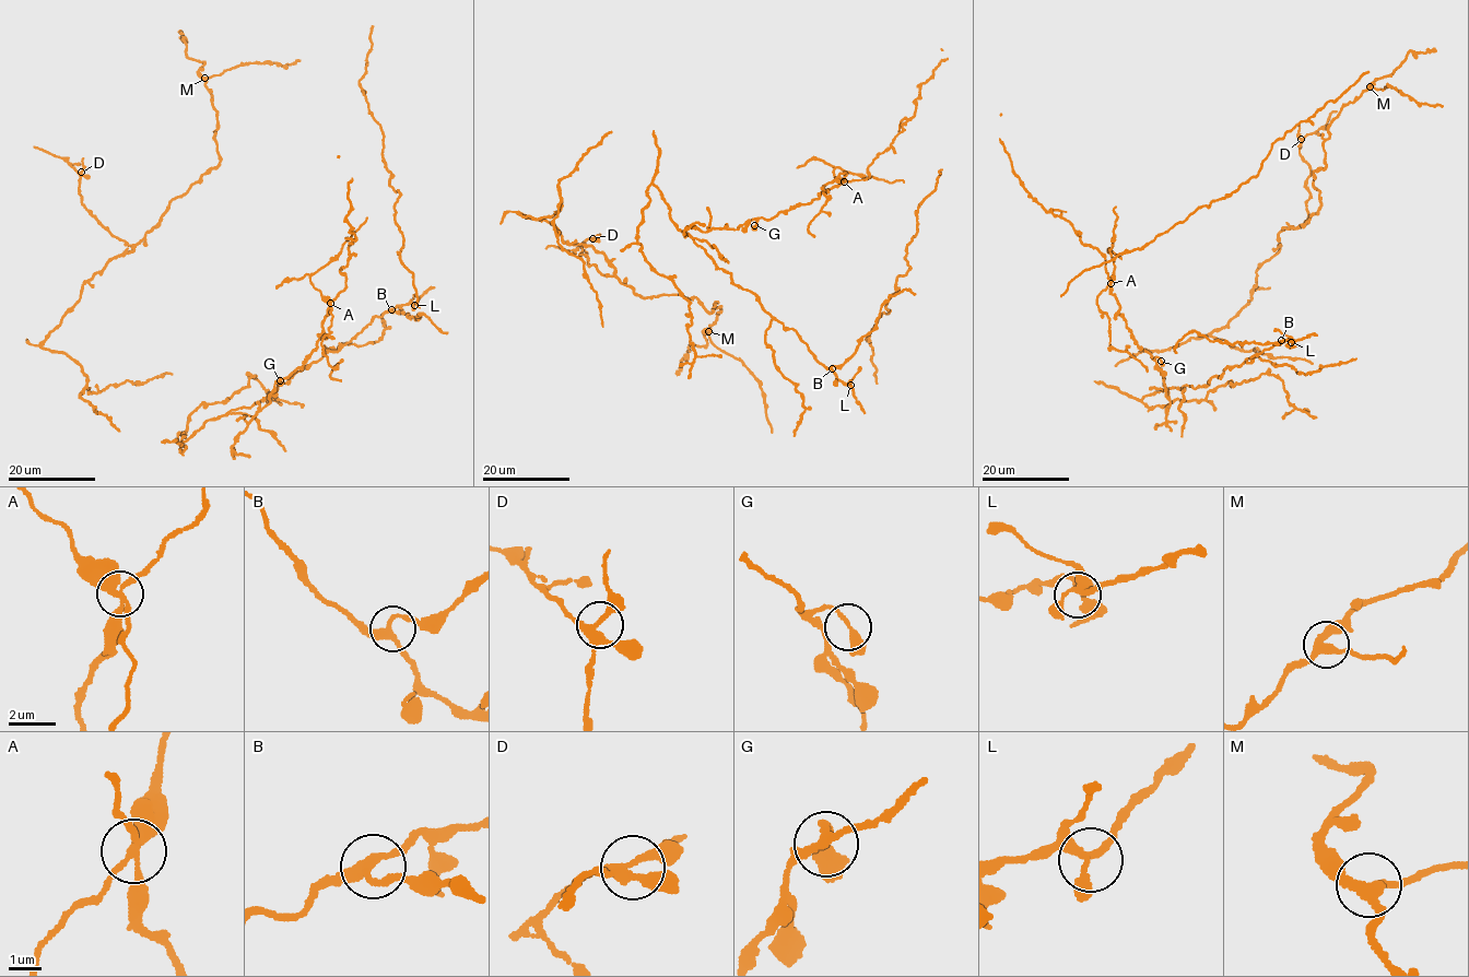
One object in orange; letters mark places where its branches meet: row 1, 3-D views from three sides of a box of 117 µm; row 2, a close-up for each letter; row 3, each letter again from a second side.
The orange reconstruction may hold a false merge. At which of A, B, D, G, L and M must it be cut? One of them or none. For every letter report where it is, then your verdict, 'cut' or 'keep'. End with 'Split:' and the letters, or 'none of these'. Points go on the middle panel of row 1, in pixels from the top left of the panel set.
A: (844, 181) | cut
B: (832, 368) | keep
D: (592, 238) | keep
G: (754, 225) | keep
L: (850, 385) | keep
M: (708, 331) | keep
Split: A

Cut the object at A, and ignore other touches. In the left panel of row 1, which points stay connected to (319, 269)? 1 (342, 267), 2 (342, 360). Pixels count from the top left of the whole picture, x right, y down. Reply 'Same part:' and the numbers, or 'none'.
Same part: 2

